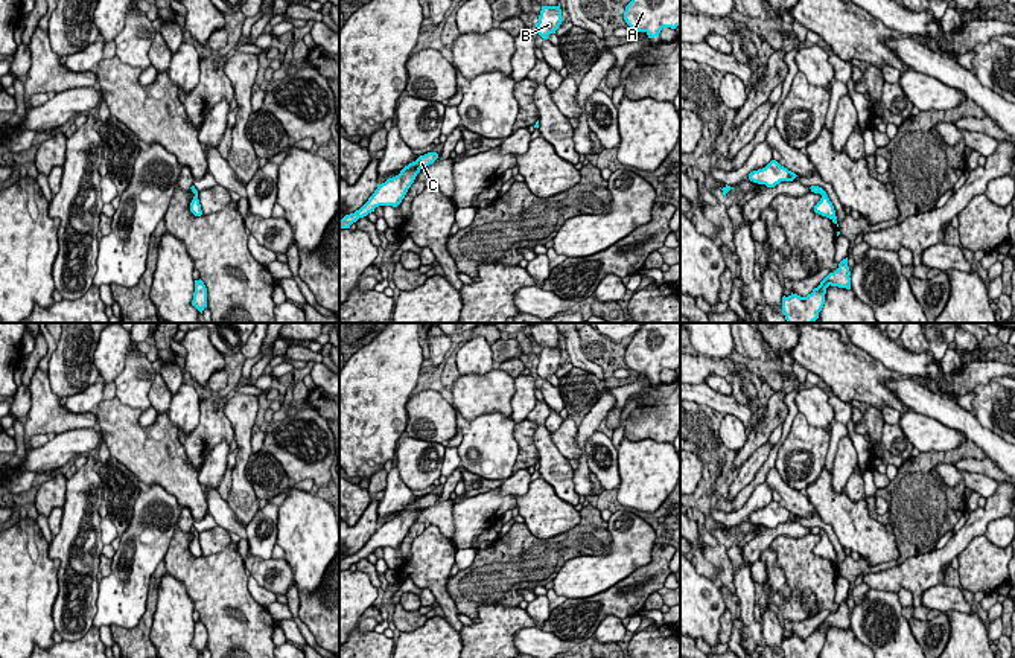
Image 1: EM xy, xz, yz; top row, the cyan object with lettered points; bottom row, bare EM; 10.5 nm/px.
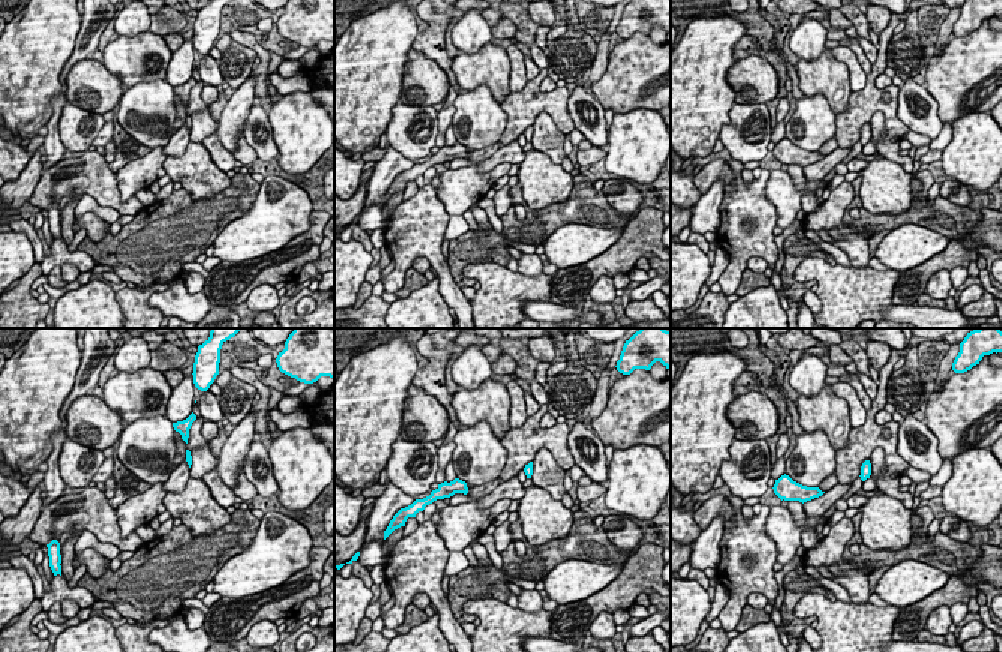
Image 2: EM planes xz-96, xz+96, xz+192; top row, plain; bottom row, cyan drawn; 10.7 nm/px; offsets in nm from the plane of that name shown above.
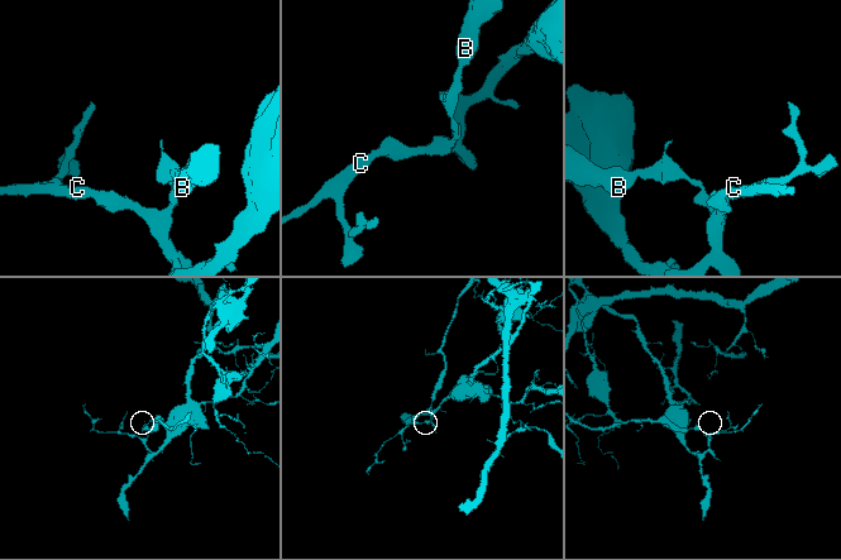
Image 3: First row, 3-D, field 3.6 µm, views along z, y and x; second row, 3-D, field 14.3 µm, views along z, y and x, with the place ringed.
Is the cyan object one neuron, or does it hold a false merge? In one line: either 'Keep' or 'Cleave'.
Cleave

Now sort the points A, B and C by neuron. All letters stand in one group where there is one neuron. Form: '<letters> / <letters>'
A C / B

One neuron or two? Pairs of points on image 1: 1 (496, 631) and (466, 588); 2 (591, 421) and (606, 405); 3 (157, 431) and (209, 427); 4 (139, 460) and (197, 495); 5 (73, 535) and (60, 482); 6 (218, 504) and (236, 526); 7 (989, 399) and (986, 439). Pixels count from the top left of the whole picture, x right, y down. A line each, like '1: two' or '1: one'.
1: two
2: one
3: two
4: one
5: two
6: one
7: one

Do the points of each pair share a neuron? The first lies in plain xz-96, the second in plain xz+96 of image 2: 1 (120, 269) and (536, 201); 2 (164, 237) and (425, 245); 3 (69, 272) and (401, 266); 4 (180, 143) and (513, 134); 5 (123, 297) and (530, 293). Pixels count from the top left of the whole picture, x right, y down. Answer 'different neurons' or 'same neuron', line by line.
1: different neurons
2: different neurons
3: same neuron
4: different neurons
5: same neuron

